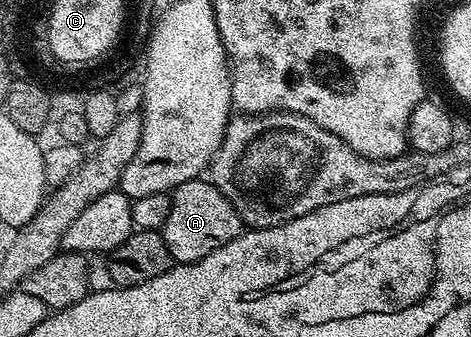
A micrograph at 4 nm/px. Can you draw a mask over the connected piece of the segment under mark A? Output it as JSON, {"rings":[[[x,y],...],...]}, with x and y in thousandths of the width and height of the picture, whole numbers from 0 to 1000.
{"rings":[[[425,525],[380,546],[363,570],[363,629],[355,629],[355,665],[340,688],[369,780],[391,783],[431,772],[431,760],[448,760],[456,736],[473,736],[473,724],[505,706],[516,688],[516,662],[507,629],[499,629],[490,593],[482,593],[482,582],[473,582],[473,570],[465,570],[465,558],[456,558],[450,540]]]}

